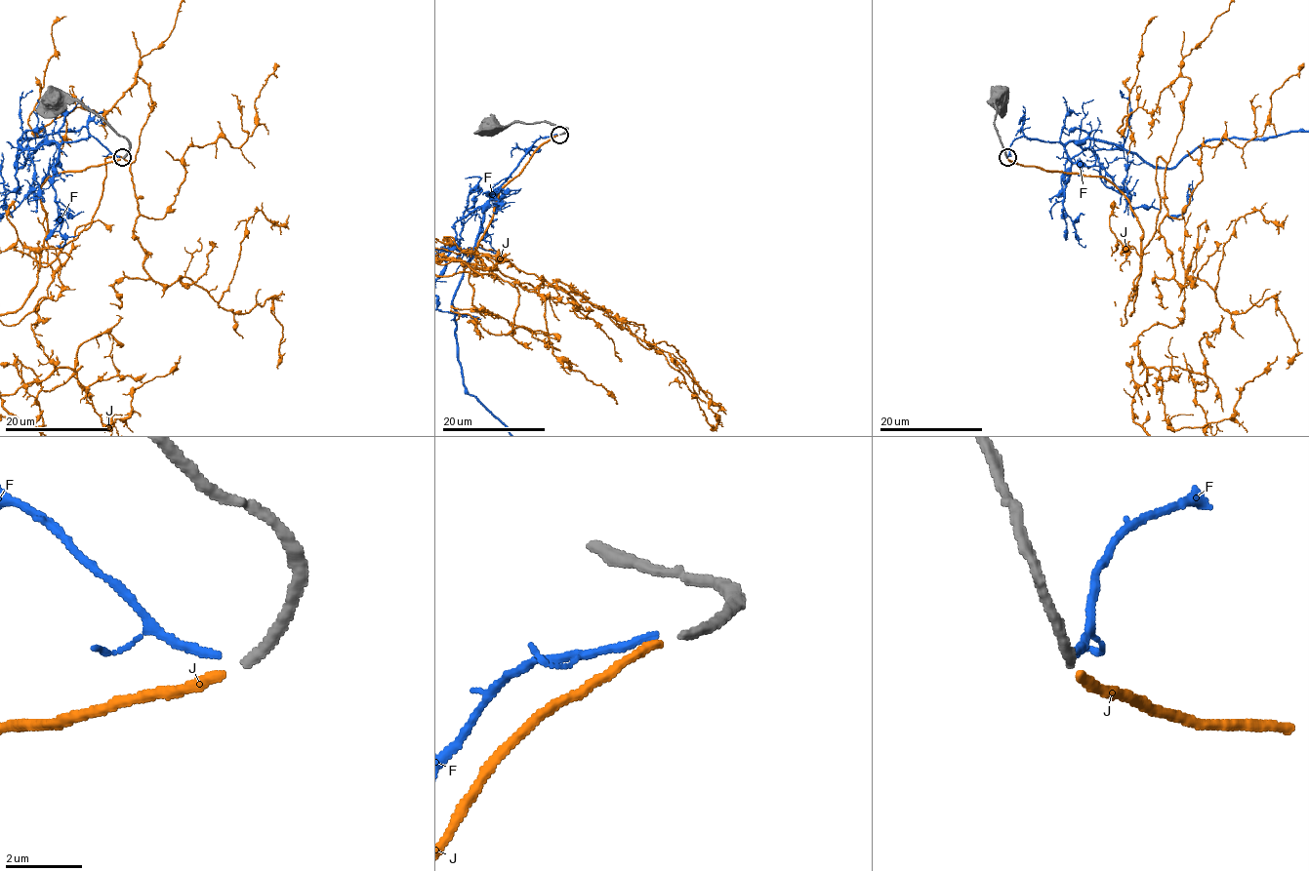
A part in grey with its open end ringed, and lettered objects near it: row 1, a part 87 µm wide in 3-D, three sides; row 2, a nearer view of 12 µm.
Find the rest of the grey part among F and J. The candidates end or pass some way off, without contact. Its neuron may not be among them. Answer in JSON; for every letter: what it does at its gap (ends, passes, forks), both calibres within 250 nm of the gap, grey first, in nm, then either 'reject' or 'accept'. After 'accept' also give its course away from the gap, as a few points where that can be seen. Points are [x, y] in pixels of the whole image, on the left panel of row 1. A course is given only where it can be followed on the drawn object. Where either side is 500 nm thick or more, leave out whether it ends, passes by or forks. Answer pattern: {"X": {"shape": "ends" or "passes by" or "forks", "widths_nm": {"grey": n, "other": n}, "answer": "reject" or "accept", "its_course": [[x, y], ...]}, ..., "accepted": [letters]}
{"F": {"shape": "ends", "widths_nm": {"grey": 260, "other": 190}, "answer": "reject"}, "J": {"shape": "ends", "widths_nm": {"grey": 260, "other": 240}, "answer": "accept"}, "accepted": ["J"]}

